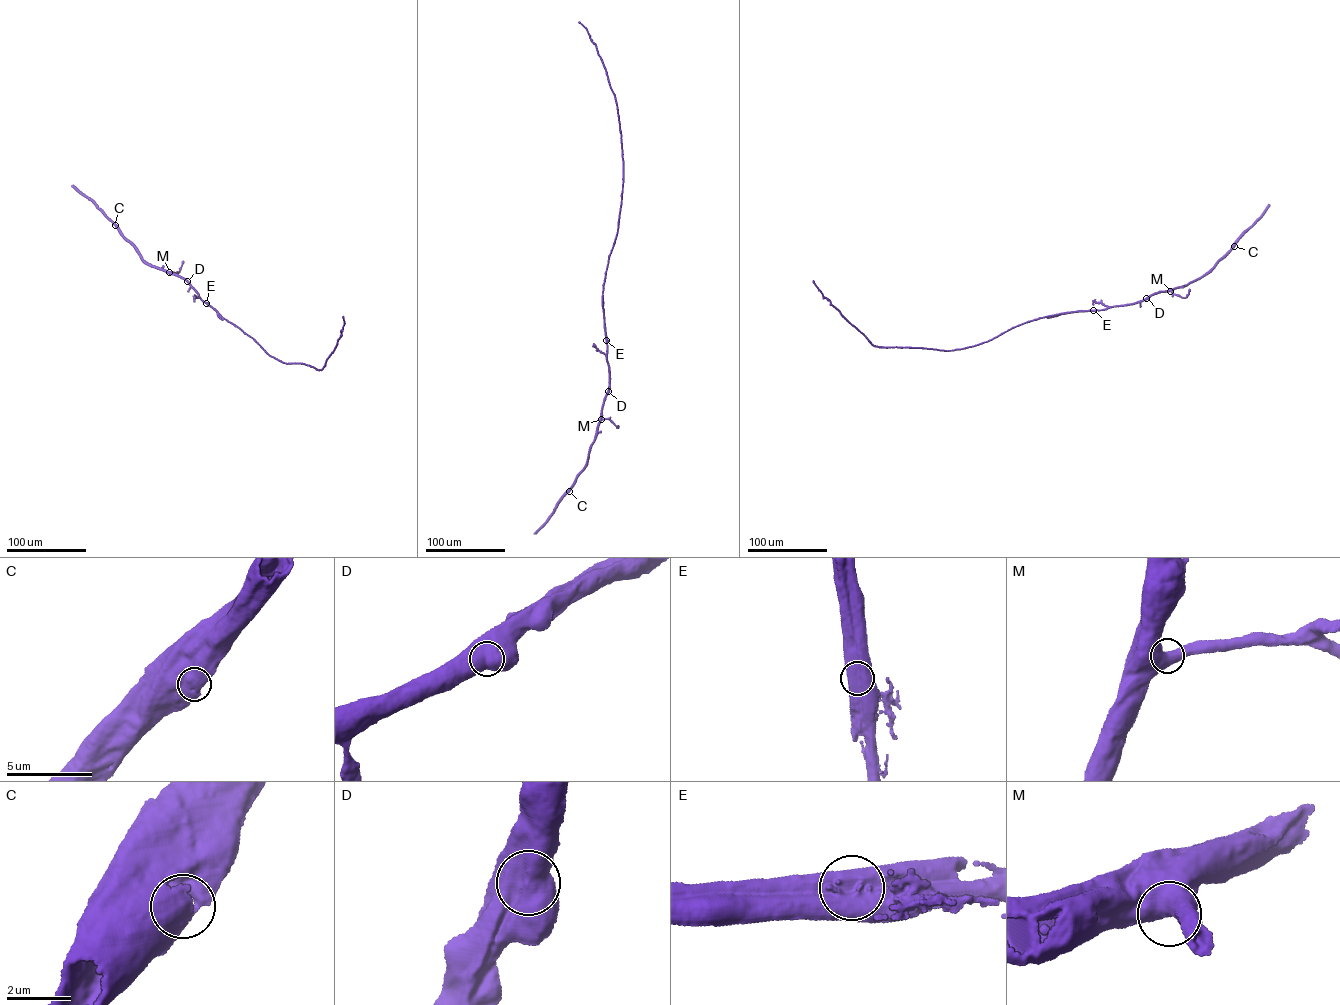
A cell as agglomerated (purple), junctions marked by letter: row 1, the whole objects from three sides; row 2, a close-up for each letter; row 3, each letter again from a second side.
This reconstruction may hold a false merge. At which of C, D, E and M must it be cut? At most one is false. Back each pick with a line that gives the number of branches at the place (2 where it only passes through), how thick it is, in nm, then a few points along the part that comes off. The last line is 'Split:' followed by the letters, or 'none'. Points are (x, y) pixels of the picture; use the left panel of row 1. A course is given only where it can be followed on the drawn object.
E: Branches: 2. Thickness 750 nm. Course of the part to remove: (206, 303), (222, 320)
Split: E

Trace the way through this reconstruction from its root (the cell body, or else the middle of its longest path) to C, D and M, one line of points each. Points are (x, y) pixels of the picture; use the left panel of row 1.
C: (101, 210), (115, 225)
D: (101, 210), (132, 243), (143, 259), (187, 281)
M: (101, 210), (134, 245), (141, 258), (169, 272)

